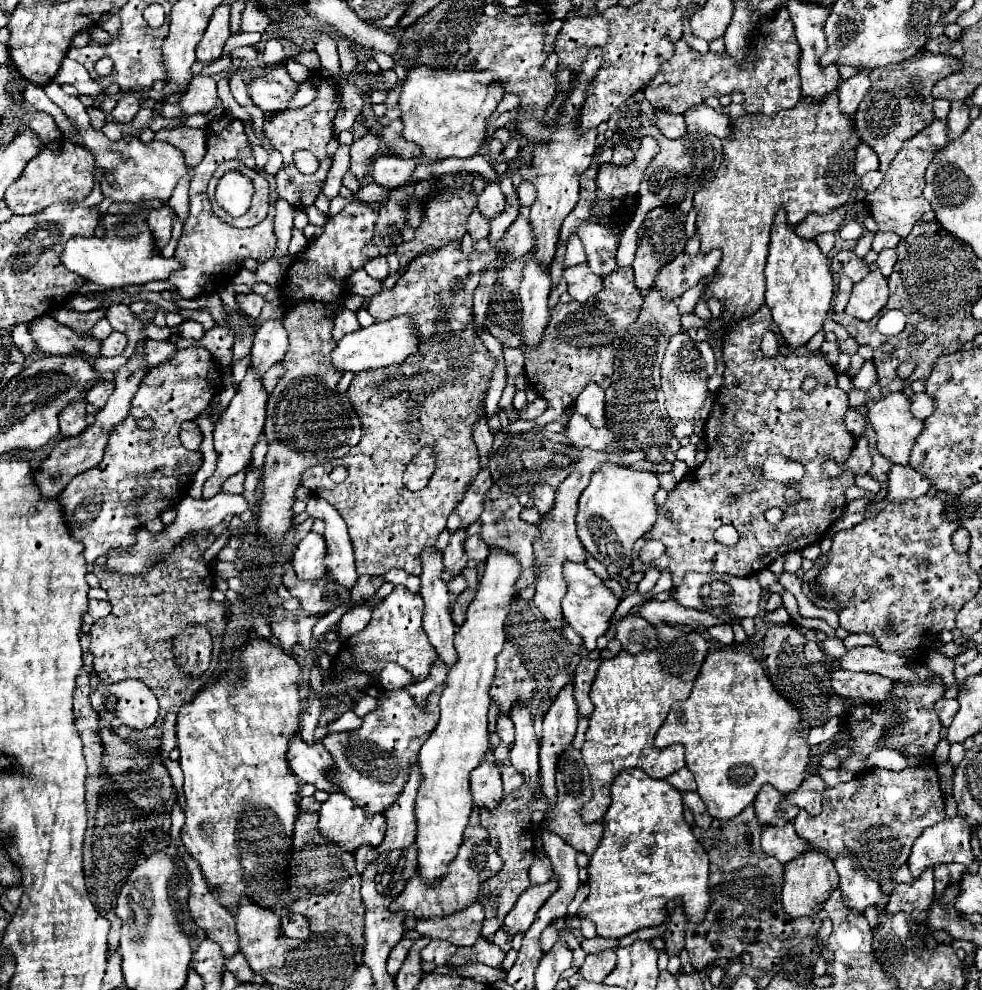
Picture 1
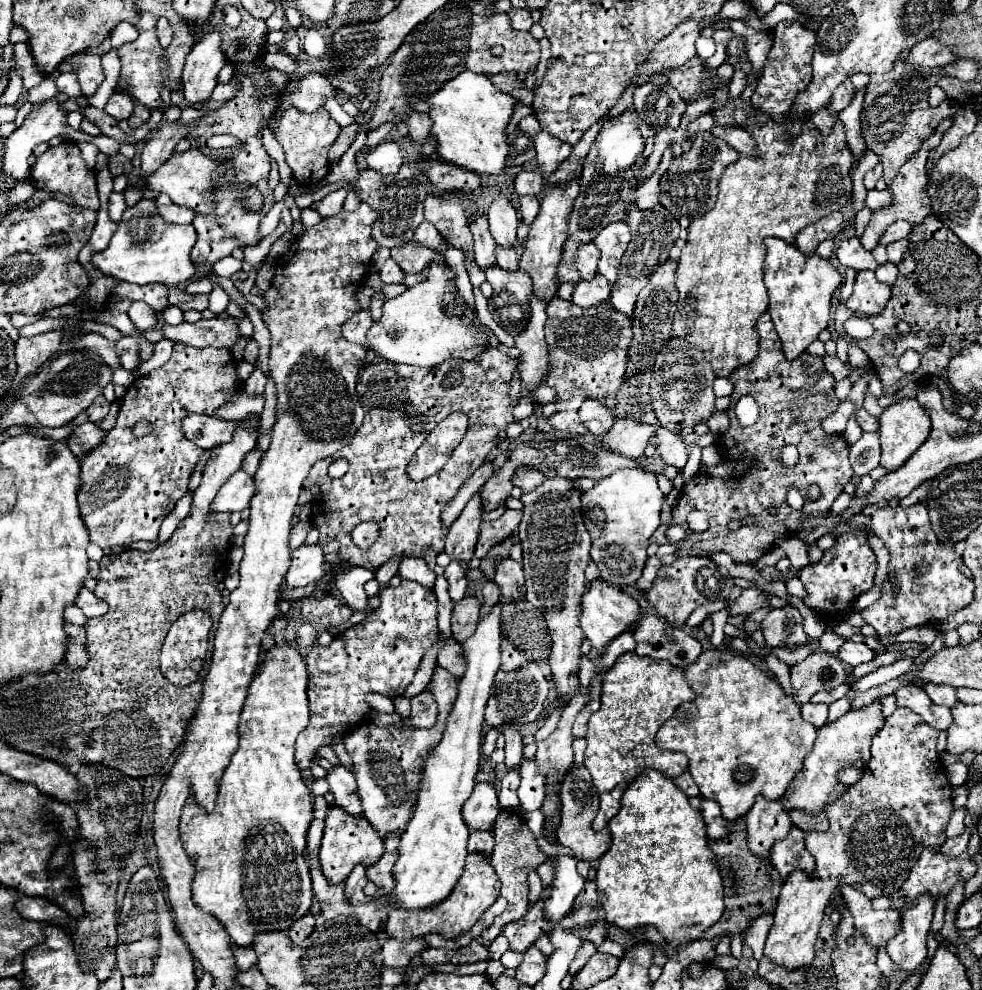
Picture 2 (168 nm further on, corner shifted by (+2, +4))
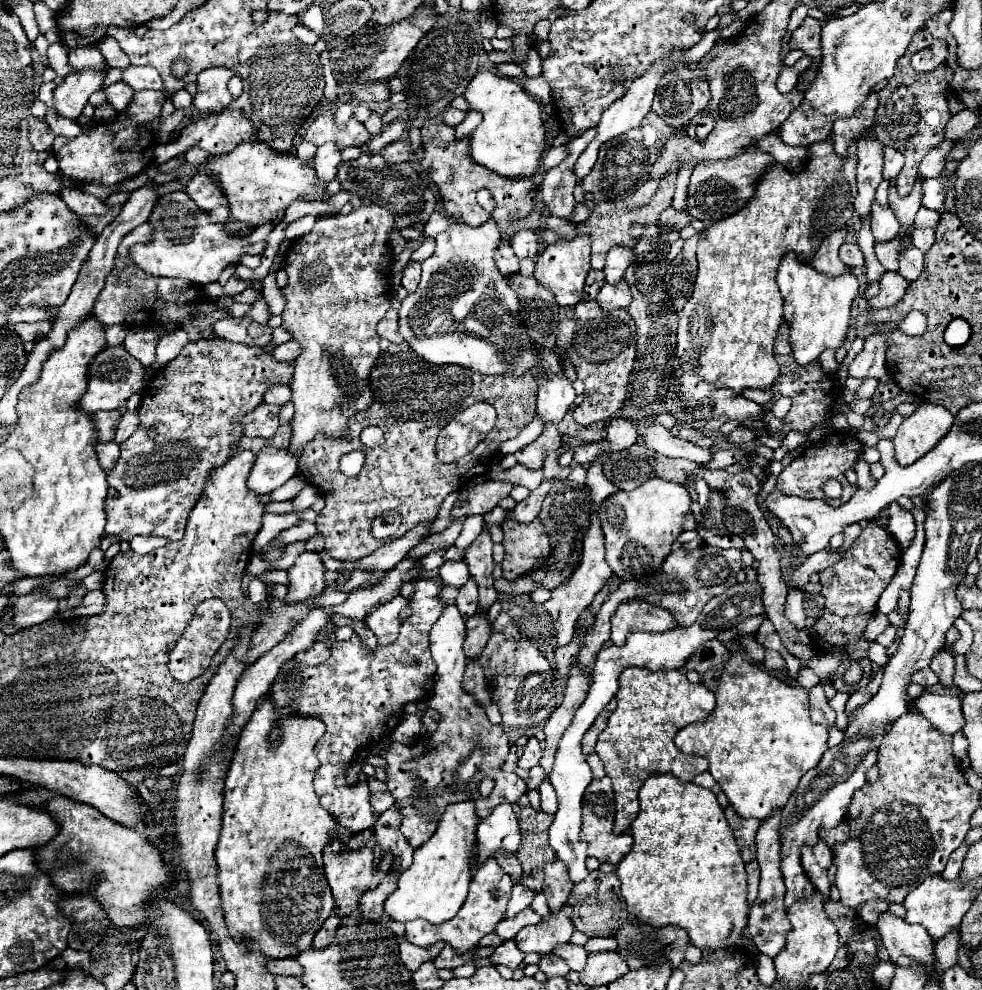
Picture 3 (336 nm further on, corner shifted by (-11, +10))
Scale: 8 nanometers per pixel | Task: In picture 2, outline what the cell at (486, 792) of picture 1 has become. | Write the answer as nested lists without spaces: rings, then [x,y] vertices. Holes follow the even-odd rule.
[[[477,783],[471,797],[463,805],[463,819],[469,829],[493,829],[499,813],[497,791],[493,783]]]

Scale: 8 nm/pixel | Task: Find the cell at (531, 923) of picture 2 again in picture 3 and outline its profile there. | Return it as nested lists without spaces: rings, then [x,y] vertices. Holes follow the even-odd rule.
[[[564,905],[560,913],[550,915],[544,919],[540,925],[530,925],[524,927],[516,935],[516,945],[522,953],[538,953],[538,955],[548,955],[556,945],[568,943],[570,935],[574,931],[574,925],[570,921],[572,907]]]

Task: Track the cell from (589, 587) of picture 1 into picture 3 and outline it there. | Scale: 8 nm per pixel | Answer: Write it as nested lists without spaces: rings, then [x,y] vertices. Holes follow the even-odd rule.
[[[628,601],[628,603],[622,603],[616,611],[616,615],[612,617],[612,643],[614,645],[624,645],[626,637],[634,631],[668,631],[676,627],[676,619],[672,617],[672,613],[668,613],[666,609],[660,609],[660,607],[654,607],[654,605],[648,605],[646,601]]]

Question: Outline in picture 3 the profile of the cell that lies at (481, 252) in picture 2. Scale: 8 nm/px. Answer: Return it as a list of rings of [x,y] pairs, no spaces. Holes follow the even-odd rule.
[[[502,241],[500,247],[498,247],[498,251],[496,251],[496,267],[500,269],[500,273],[502,275],[508,275],[508,277],[516,275],[518,273],[518,263],[520,261],[514,255],[510,243],[508,241]]]

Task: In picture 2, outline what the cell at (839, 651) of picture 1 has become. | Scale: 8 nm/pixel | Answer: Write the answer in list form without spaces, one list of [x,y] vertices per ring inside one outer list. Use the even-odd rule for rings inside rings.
[[[845,641],[845,643],[839,647],[837,657],[839,657],[843,663],[847,663],[847,665],[855,667],[855,665],[861,665],[861,663],[871,661],[871,659],[875,657],[875,653],[873,653],[865,643]]]

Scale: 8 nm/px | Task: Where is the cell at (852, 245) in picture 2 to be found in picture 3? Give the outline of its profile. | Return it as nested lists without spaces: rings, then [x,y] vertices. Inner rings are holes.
[[[872,205],[872,233],[876,241],[892,241],[900,231],[900,223],[890,207]]]

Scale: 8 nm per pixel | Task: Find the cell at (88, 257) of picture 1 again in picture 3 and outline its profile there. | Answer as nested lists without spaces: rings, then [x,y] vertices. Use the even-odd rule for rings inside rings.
[[[184,191],[162,195],[152,211],[152,217],[156,229],[154,241],[146,245],[134,245],[130,249],[130,257],[140,269],[158,277],[180,277],[200,285],[216,283],[222,269],[228,265],[238,265],[244,255],[262,255],[268,245],[268,241],[250,243],[248,237],[238,237],[224,225],[210,223],[208,213],[196,209],[196,203]]]

